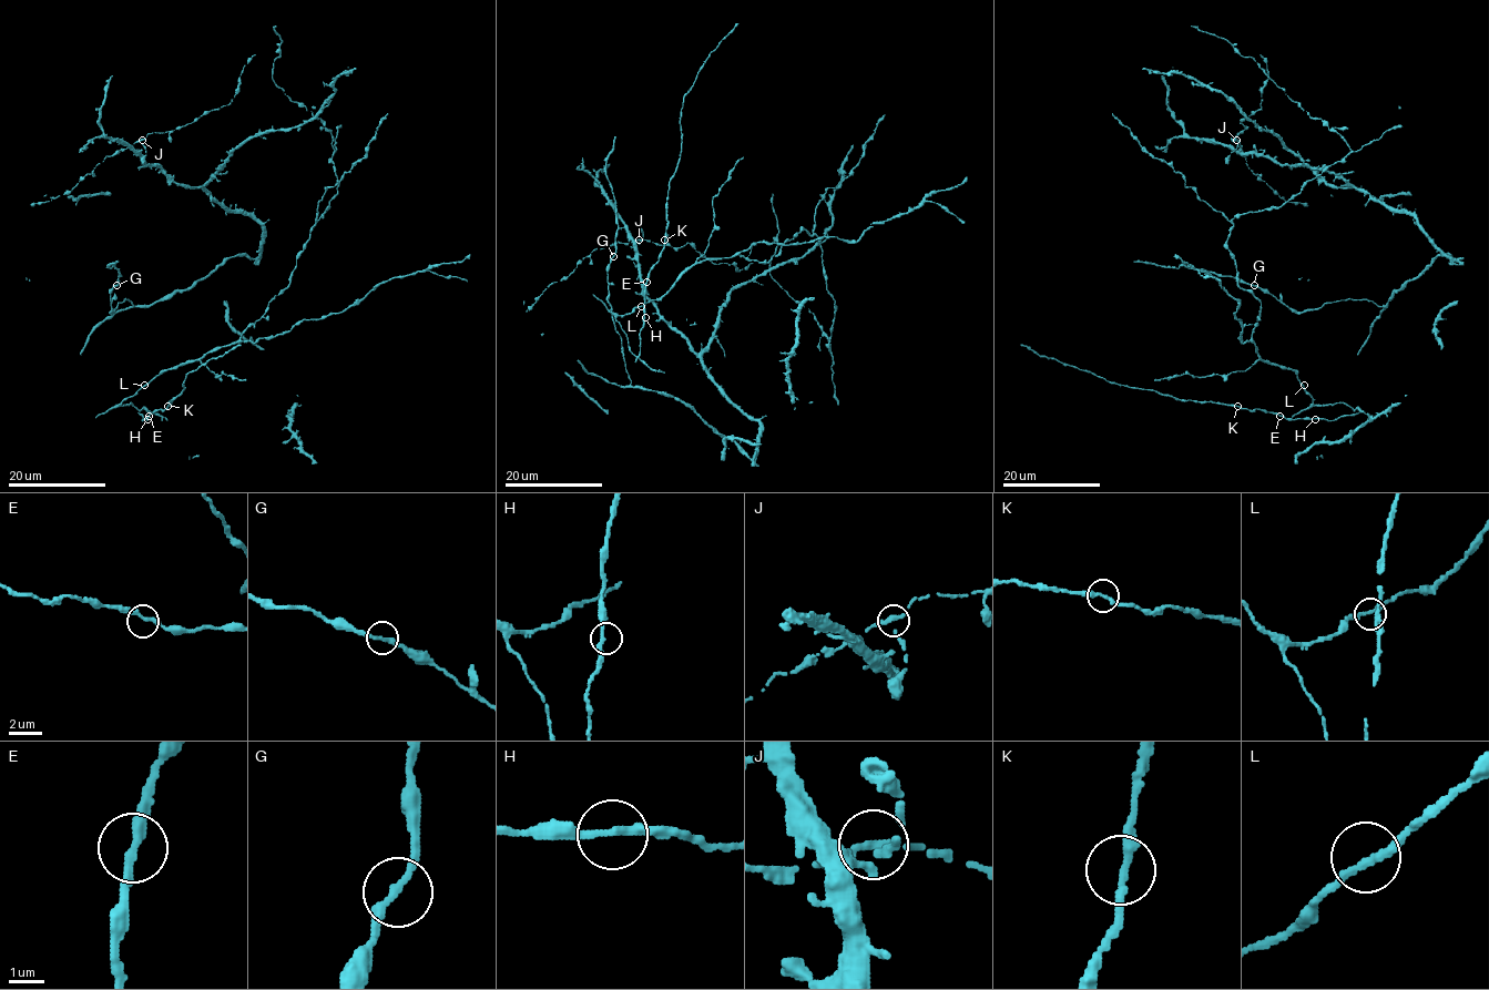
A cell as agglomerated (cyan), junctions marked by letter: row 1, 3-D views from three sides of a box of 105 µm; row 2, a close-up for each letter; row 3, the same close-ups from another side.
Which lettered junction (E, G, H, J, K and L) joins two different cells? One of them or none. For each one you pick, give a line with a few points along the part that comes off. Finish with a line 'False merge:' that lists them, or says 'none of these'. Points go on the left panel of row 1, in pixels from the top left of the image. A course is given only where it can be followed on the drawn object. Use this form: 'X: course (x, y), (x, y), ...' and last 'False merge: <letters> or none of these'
False merge: none of these

